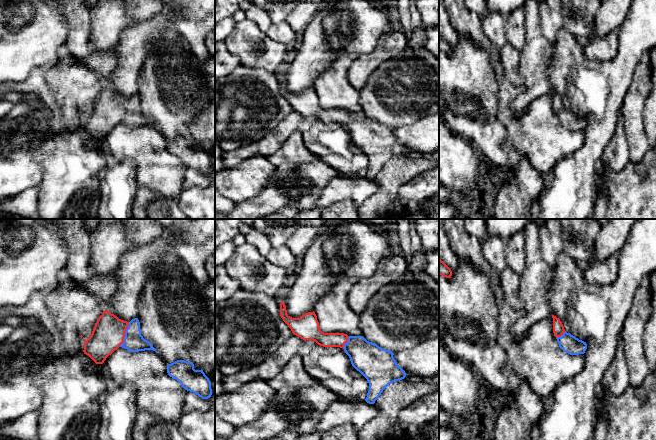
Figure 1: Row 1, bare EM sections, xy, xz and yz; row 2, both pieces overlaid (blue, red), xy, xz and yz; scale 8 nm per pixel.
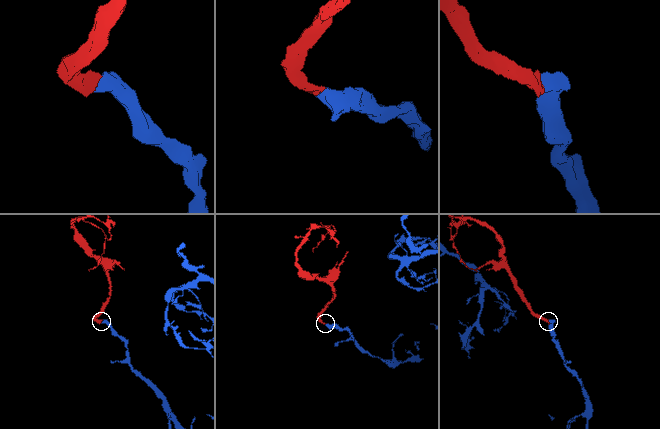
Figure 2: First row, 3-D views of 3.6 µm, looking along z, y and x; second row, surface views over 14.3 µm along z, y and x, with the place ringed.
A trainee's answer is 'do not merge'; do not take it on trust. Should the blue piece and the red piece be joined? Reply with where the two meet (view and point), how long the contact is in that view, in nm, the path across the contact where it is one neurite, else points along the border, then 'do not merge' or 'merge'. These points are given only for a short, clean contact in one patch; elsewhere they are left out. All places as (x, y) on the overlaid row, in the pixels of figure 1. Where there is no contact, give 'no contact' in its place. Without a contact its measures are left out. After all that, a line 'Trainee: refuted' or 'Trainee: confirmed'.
contact xy (125, 334); length 220 nm; way xy (133, 341), (125, 334), (108, 334); merge
Trainee: refuted

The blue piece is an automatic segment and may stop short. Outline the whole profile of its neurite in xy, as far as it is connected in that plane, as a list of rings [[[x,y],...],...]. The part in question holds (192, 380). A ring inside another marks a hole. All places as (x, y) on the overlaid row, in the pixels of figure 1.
[[[177,360],[167,365],[167,373],[176,379],[182,387],[195,393],[202,399],[208,399],[212,395],[211,382],[203,370],[195,370],[192,362]]]

